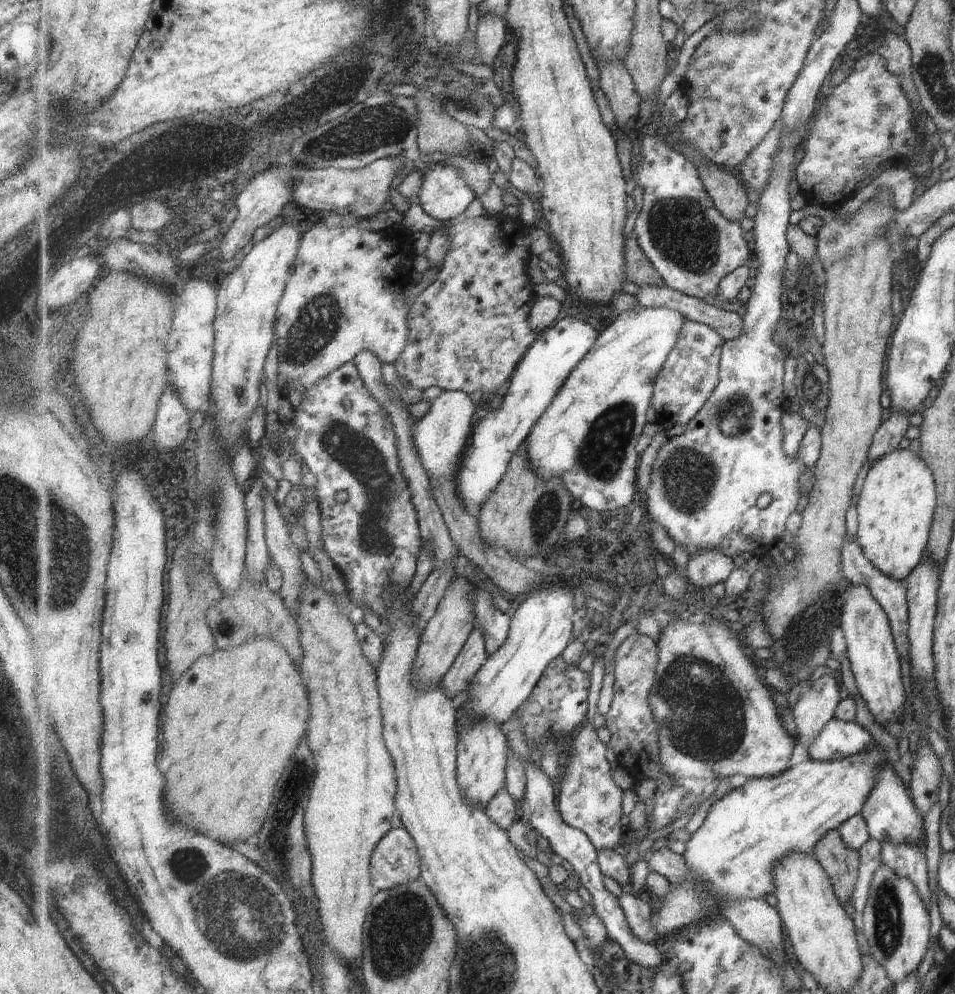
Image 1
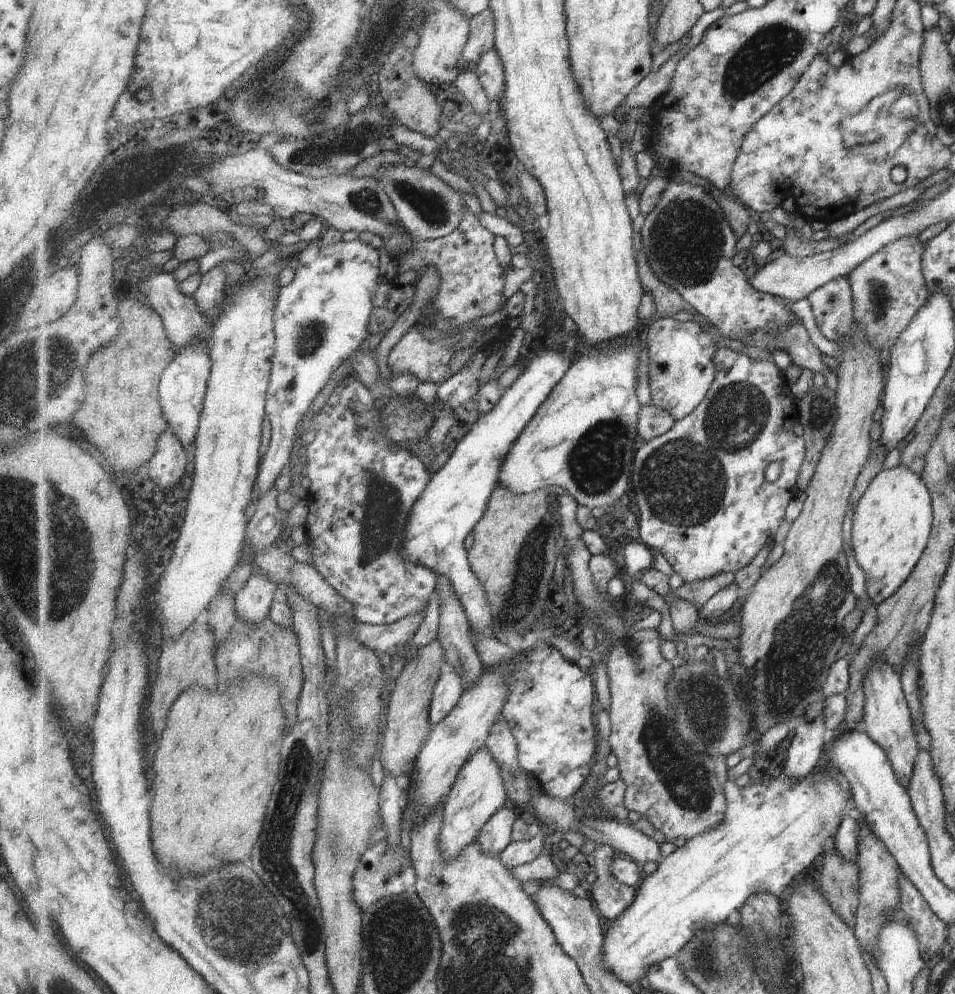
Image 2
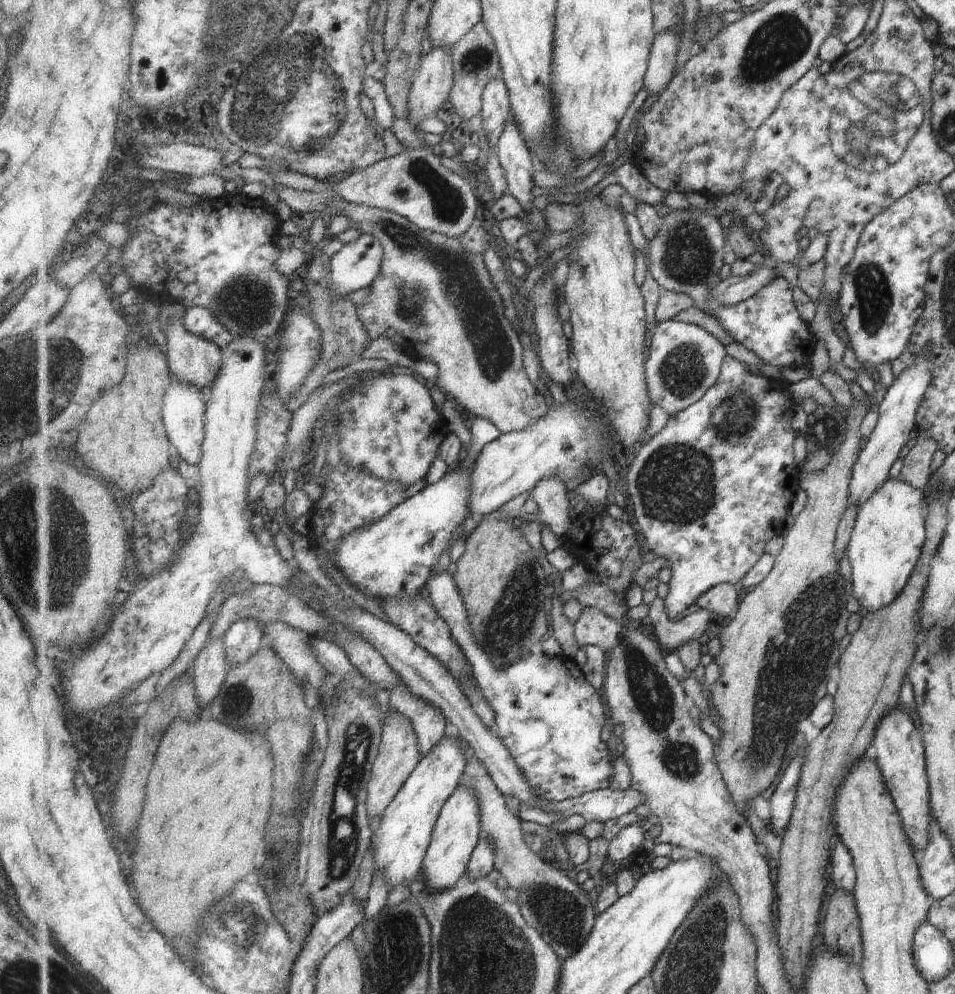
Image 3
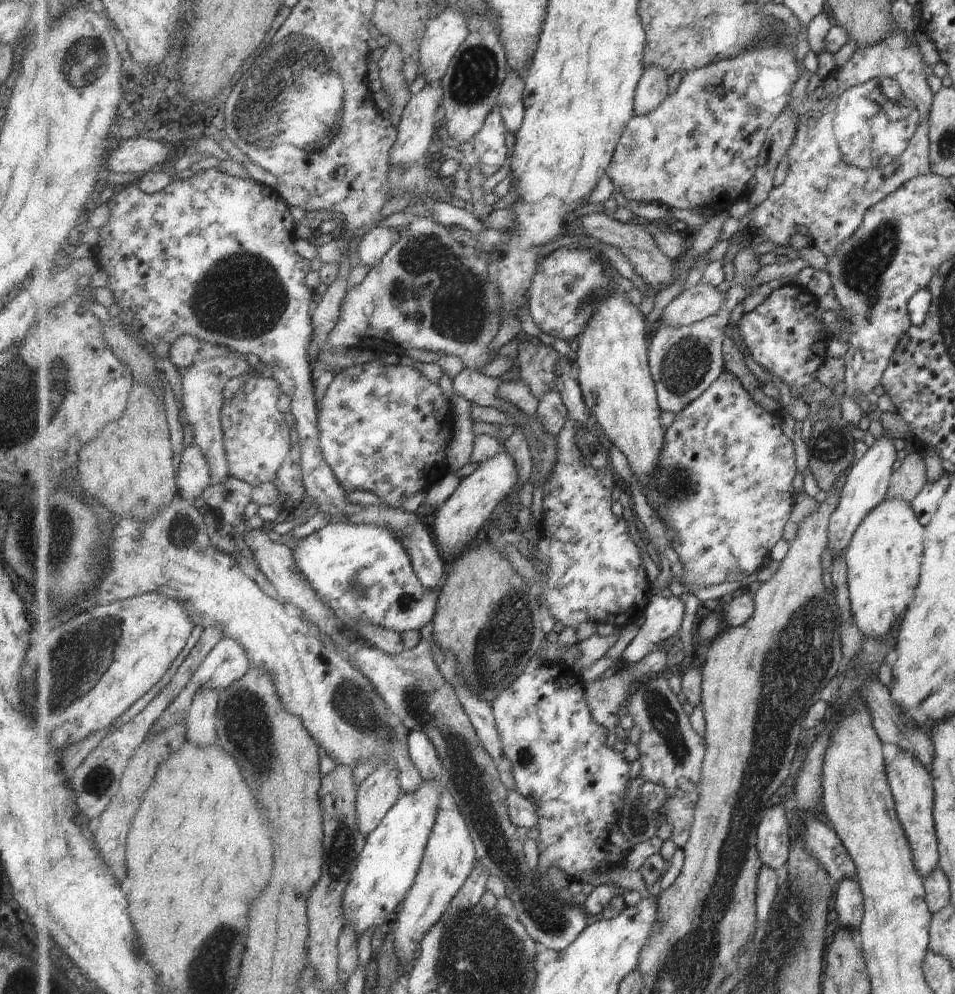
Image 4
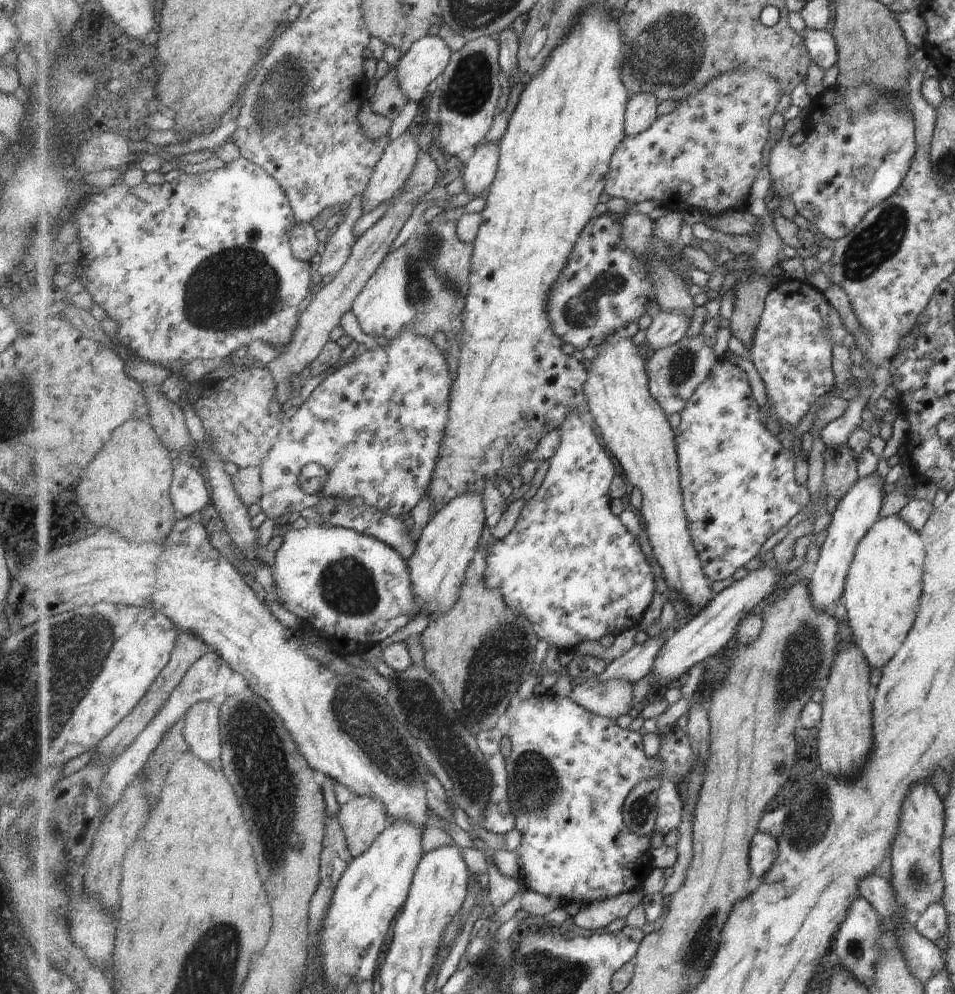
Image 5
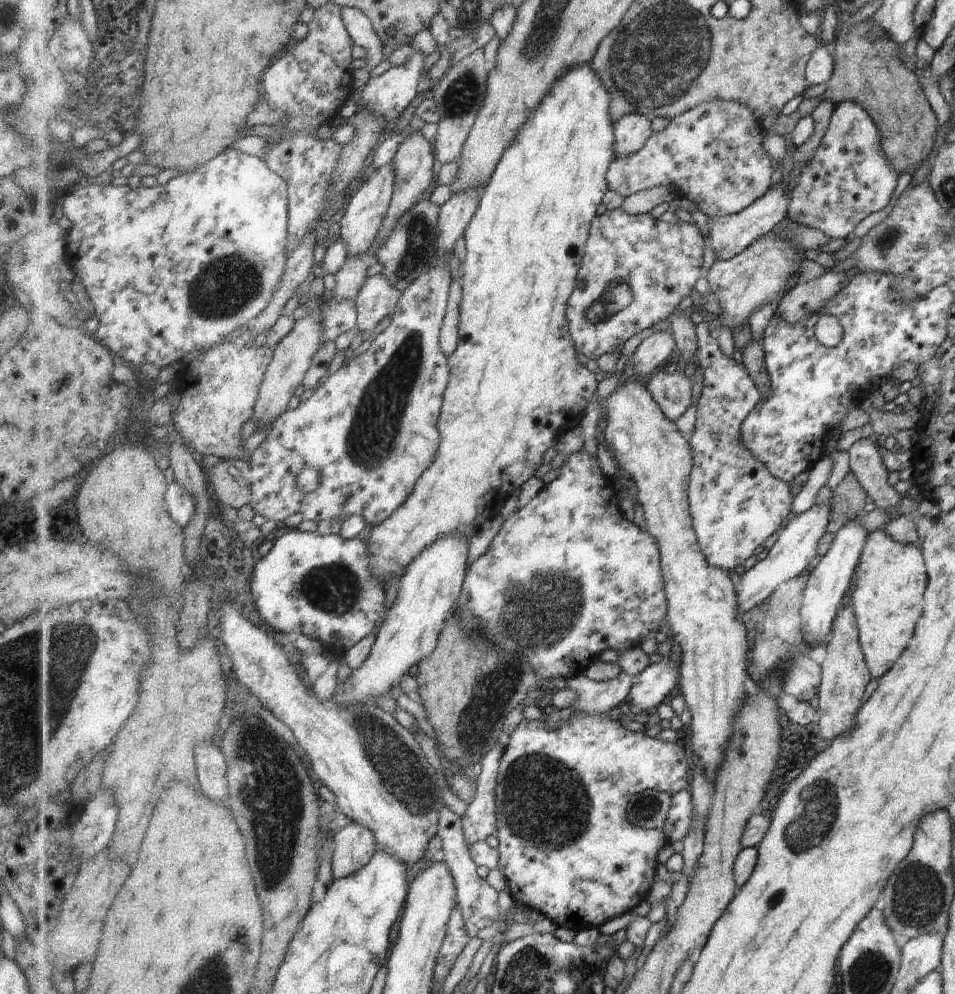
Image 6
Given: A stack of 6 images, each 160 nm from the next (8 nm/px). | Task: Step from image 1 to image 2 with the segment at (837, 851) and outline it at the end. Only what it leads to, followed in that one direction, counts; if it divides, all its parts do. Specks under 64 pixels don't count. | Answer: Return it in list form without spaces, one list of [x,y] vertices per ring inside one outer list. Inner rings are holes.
[[[830,838],[824,845],[820,890],[826,895],[832,911],[848,926],[855,926],[856,909],[859,908],[859,870],[836,853]]]

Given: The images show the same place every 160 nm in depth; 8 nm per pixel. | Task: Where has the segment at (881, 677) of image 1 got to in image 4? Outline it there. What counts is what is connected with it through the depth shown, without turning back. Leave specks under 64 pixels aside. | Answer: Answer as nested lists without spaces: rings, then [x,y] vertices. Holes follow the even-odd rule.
[[[898,750],[893,762],[886,767],[889,786],[892,787],[894,811],[905,835],[913,868],[922,878],[938,866],[936,836],[932,819],[932,784],[926,768],[905,751]]]

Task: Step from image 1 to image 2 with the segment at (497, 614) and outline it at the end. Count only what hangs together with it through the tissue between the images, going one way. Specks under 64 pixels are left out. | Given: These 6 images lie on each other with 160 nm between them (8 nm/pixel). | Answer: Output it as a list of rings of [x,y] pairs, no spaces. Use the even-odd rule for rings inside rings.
[[[540,350],[518,379],[503,391],[491,412],[479,418],[468,429],[444,467],[432,475],[408,516],[402,536],[402,554],[421,567],[449,578],[465,607],[471,629],[482,635],[487,635],[486,632],[493,627],[492,608],[485,587],[468,561],[468,550],[463,542],[487,512],[490,498],[499,486],[503,457],[537,414],[541,404],[548,399],[556,384],[568,373],[571,365],[571,358],[561,354],[561,351]]]

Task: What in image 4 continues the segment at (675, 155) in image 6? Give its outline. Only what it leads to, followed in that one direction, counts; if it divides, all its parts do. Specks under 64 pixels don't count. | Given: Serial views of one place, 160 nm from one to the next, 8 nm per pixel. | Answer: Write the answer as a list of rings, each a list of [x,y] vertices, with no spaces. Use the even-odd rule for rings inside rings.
[[[778,20],[772,27],[772,34],[756,49],[748,50],[742,55],[723,59],[700,69],[690,70],[688,73],[683,74],[678,89],[672,95],[668,96],[663,101],[663,104],[660,104],[655,109],[655,112],[648,115],[641,115],[640,117],[634,116],[629,121],[628,128],[625,129],[623,136],[620,138],[616,152],[614,153],[614,159],[608,168],[609,178],[613,181],[616,190],[622,192],[627,200],[665,204],[672,210],[677,209],[678,211],[685,209],[690,211],[697,209],[710,210],[715,214],[721,211],[728,211],[737,201],[746,200],[748,192],[751,189],[749,182],[753,180],[753,176],[756,176],[758,156],[761,154],[765,140],[767,140],[768,130],[773,128],[772,124],[784,112],[785,107],[790,104],[794,86],[798,81],[797,72],[799,72],[799,66],[797,66],[797,58],[795,58],[794,53],[796,48],[787,47],[784,44],[787,35],[795,35],[796,33],[791,28],[791,25],[786,25],[783,21]]]

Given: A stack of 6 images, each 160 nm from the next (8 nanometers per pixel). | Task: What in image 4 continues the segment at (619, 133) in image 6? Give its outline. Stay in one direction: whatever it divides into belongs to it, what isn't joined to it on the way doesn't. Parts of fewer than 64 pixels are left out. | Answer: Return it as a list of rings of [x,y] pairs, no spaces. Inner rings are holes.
[[[649,67],[639,81],[634,116],[648,115],[655,112],[669,96],[669,76],[659,67]]]

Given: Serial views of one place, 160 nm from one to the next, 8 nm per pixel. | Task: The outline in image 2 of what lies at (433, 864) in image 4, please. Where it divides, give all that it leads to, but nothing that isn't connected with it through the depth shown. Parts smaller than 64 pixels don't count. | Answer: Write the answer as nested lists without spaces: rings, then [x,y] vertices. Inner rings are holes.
[[[485,746],[483,749],[478,750],[476,756],[461,770],[456,784],[453,785],[452,792],[448,794],[444,802],[443,824],[438,844],[440,845],[440,854],[445,859],[452,861],[454,858],[459,857],[469,845],[478,840],[484,830],[484,826],[491,824],[493,816],[499,812],[499,809],[503,809],[510,804],[500,768],[501,764],[495,760],[495,756]]]

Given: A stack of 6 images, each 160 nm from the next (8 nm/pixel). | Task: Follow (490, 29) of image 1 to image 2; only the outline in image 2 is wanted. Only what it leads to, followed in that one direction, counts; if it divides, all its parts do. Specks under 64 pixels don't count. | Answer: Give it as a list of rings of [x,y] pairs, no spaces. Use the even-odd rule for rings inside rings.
[[[493,49],[485,54],[476,68],[481,86],[485,89],[488,99],[503,103],[506,89],[506,72],[499,53]]]

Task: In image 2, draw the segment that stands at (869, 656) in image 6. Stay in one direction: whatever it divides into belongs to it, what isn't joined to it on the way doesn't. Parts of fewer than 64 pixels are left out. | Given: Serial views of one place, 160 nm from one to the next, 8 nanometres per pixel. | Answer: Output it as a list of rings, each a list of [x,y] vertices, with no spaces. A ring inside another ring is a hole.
[[[900,464],[890,470],[881,470],[869,482],[853,512],[851,520],[851,549],[853,558],[865,577],[865,592],[873,605],[878,606],[887,598],[892,597],[893,592],[905,582],[925,549],[931,522],[932,509],[930,508],[930,497],[926,487],[922,484],[919,477],[915,477]]]

